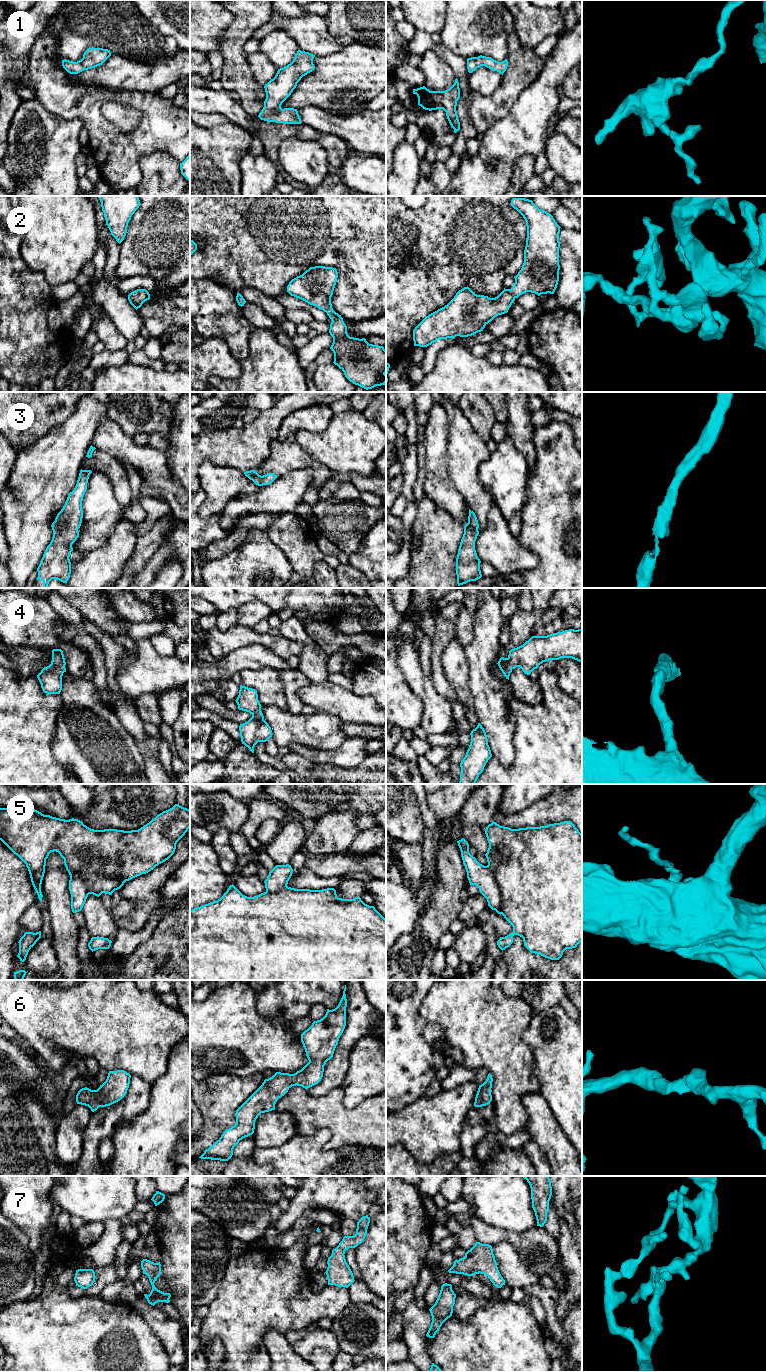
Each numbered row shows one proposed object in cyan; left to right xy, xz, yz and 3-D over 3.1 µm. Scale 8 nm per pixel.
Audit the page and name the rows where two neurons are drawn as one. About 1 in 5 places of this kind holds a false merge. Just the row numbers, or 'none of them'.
none of them

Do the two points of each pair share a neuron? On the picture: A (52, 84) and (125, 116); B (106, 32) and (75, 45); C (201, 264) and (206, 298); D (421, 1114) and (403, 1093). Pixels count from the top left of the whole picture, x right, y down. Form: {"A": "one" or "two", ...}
{"A": "two", "B": "one", "C": "two", "D": "two"}

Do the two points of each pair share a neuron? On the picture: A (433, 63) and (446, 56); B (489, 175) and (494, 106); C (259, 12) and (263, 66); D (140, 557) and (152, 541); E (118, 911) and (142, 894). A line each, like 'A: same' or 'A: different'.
A: different
B: different
C: different
D: same
E: different

